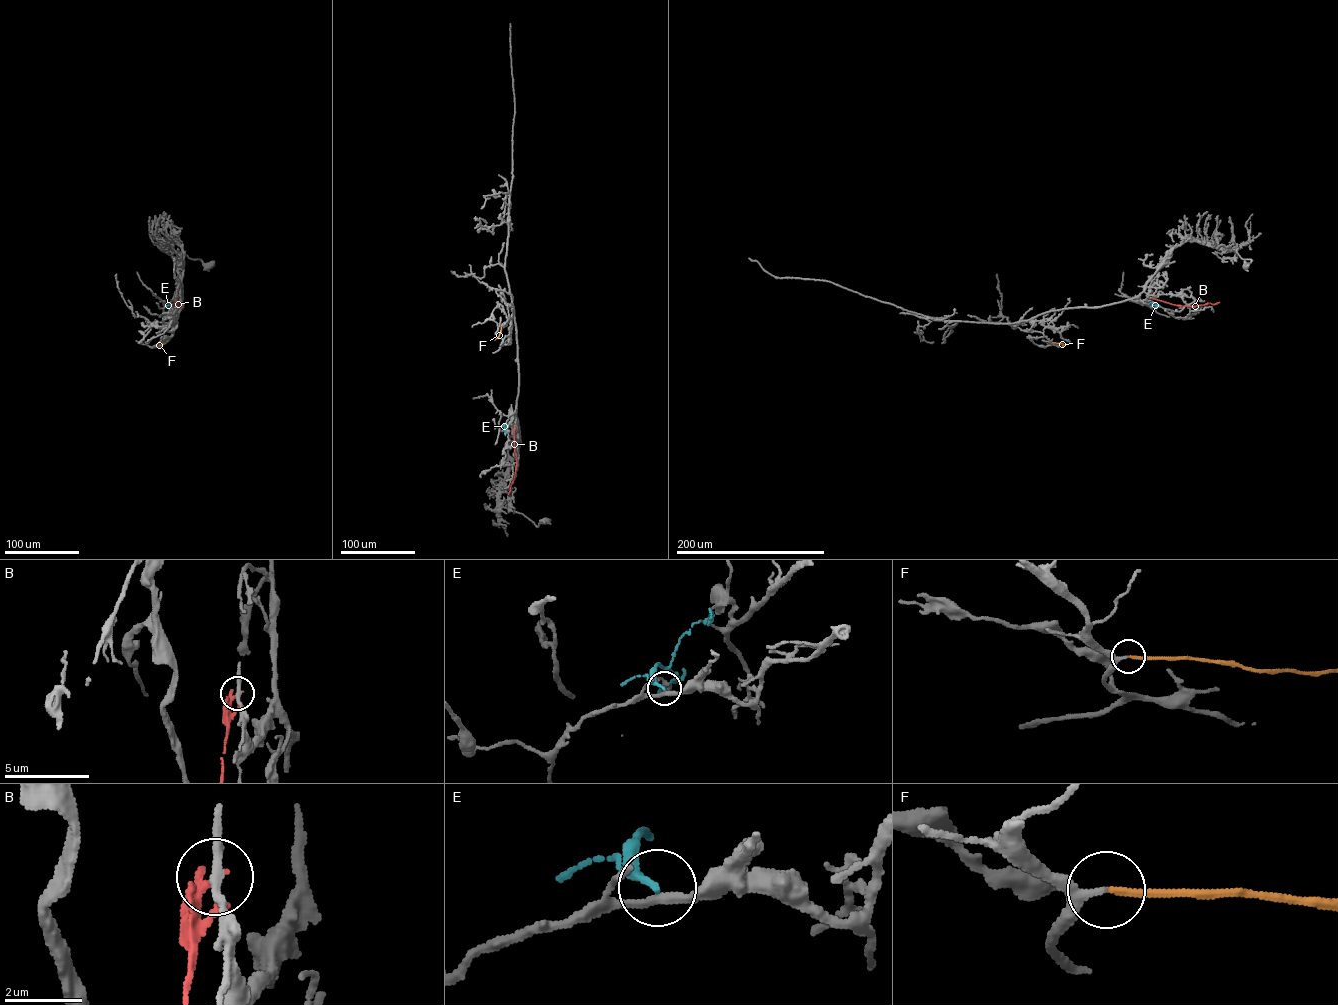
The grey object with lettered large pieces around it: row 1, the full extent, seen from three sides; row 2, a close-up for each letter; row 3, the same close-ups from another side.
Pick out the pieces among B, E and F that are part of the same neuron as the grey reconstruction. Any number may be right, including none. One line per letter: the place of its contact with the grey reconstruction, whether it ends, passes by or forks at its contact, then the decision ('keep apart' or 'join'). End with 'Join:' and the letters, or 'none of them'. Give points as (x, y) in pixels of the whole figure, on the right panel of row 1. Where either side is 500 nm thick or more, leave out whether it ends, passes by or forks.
B: (1152, 298) | it ends | keep apart
E: (1150, 306) | it passes by | keep apart
F: (1052, 343) | it ends | join
Join: F

